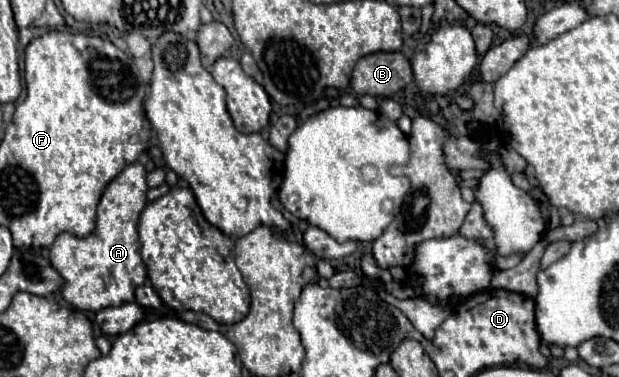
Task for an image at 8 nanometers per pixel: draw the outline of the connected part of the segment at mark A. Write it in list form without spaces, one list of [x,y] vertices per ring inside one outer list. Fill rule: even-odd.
[[[139,161],[127,165],[101,195],[95,231],[87,237],[61,233],[51,245],[51,263],[65,279],[63,297],[75,309],[97,313],[105,307],[135,301],[135,289],[147,279],[147,267],[141,259],[137,235],[139,215],[147,205],[145,175],[145,167]]]

